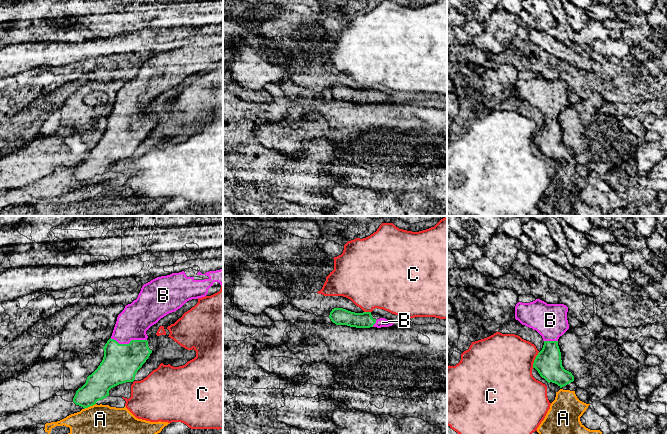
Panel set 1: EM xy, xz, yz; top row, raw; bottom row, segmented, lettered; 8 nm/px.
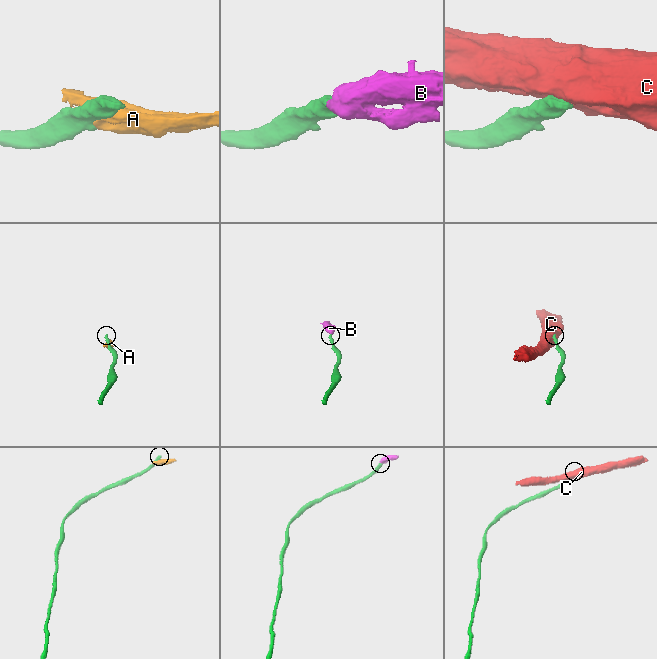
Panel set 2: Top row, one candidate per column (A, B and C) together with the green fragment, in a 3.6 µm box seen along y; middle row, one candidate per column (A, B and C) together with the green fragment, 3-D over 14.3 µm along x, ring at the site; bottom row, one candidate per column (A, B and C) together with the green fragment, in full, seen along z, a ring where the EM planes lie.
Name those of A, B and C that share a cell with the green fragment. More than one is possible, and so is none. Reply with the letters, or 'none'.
B

